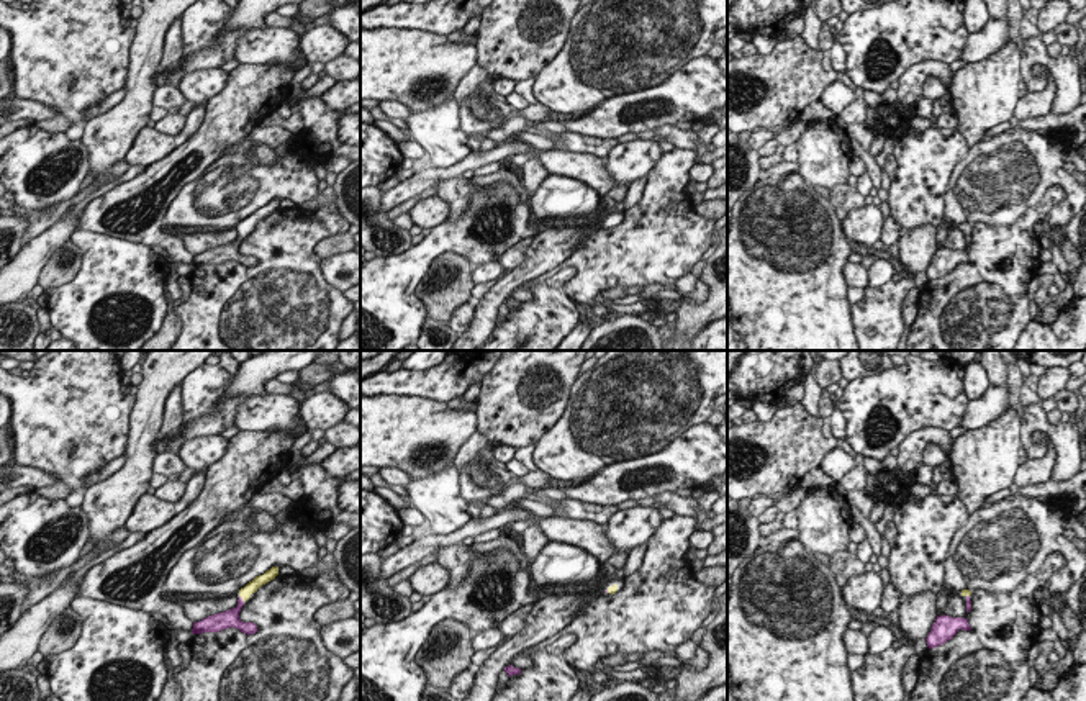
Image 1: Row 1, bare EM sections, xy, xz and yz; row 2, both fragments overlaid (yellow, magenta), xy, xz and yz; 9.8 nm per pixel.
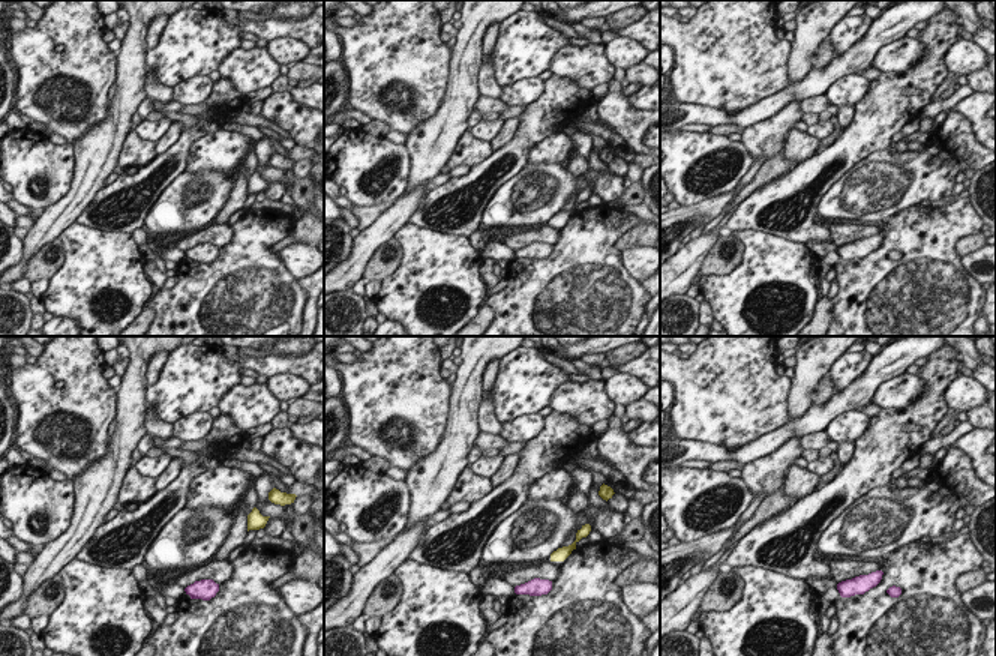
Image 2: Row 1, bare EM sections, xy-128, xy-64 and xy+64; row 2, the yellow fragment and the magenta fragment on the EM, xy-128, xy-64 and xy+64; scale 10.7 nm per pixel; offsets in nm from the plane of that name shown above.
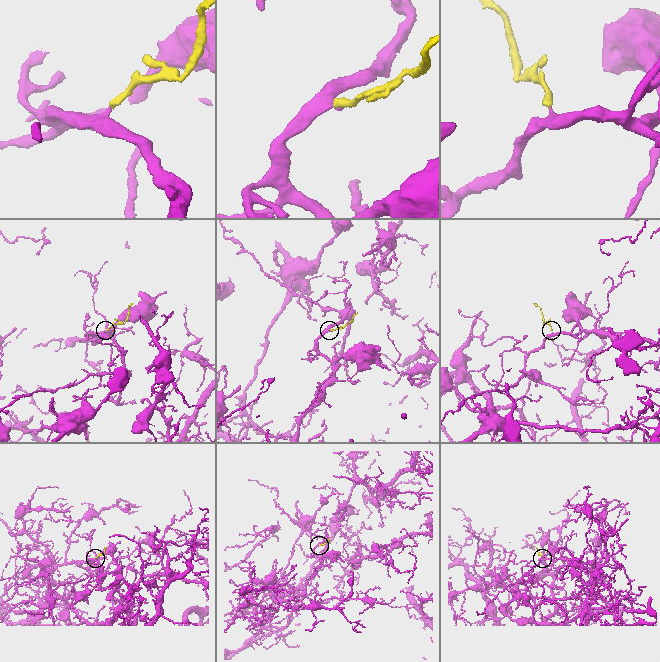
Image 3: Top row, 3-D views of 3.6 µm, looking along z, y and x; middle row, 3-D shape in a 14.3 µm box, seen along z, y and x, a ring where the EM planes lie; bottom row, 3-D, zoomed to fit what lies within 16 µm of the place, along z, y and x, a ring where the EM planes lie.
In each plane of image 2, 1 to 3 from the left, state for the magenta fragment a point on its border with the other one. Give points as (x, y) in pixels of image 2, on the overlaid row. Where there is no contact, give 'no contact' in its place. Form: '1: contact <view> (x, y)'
1: no contact
2: no contact
3: no contact

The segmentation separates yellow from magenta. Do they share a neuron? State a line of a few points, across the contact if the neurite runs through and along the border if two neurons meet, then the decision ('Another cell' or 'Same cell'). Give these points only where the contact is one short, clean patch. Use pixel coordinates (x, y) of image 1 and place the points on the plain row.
Line: xy (257, 215), (241, 230), (239, 239), (230, 251). Same cell

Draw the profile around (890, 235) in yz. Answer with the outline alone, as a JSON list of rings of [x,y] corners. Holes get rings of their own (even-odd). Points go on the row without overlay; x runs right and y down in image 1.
[[[889,216],[885,224],[883,224],[883,231],[881,231],[881,242],[883,242],[883,251],[889,252],[891,247],[894,244],[898,244],[899,237],[901,237],[901,231],[896,226],[894,219]]]

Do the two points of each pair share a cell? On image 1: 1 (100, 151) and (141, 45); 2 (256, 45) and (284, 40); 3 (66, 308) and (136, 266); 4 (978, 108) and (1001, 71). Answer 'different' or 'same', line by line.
1: same
2: same
3: same
4: same

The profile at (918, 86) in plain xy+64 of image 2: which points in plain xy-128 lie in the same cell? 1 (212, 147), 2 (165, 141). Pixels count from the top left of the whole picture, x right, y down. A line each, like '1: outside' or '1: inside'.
1: outside
2: outside

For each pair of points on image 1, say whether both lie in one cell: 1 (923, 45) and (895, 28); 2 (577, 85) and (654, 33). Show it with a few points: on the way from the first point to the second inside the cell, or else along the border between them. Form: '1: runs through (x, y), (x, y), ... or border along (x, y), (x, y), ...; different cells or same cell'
1: runs through (916, 38), (913, 35), (901, 35); same cell
2: runs through (597, 66), (621, 41), (634, 35); same cell

